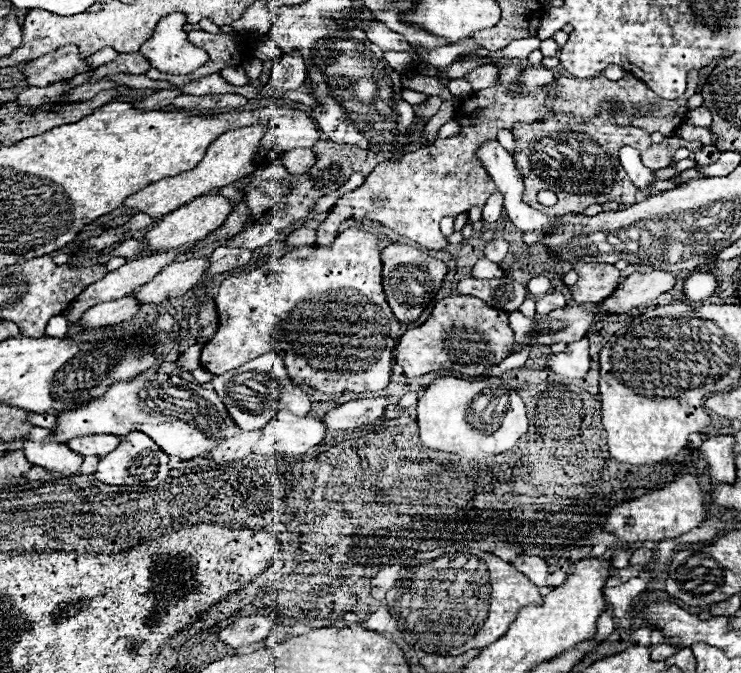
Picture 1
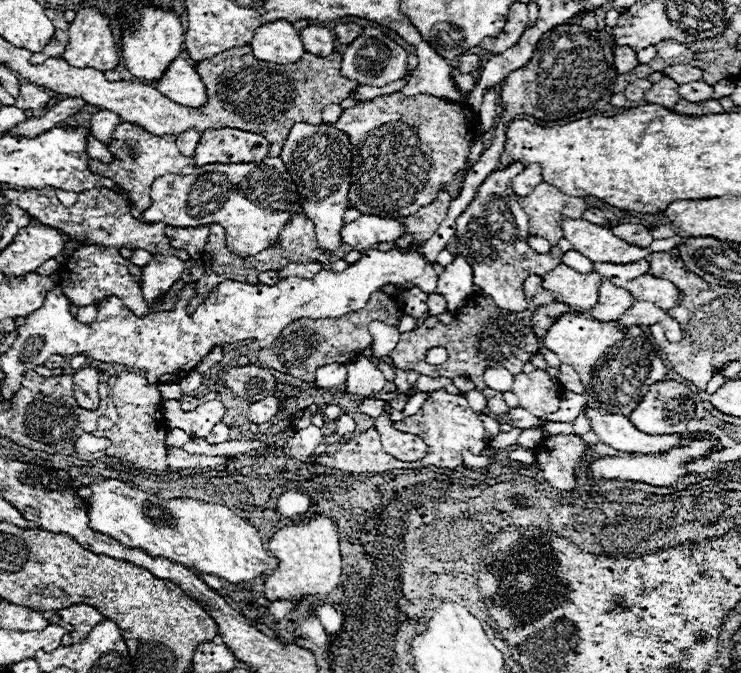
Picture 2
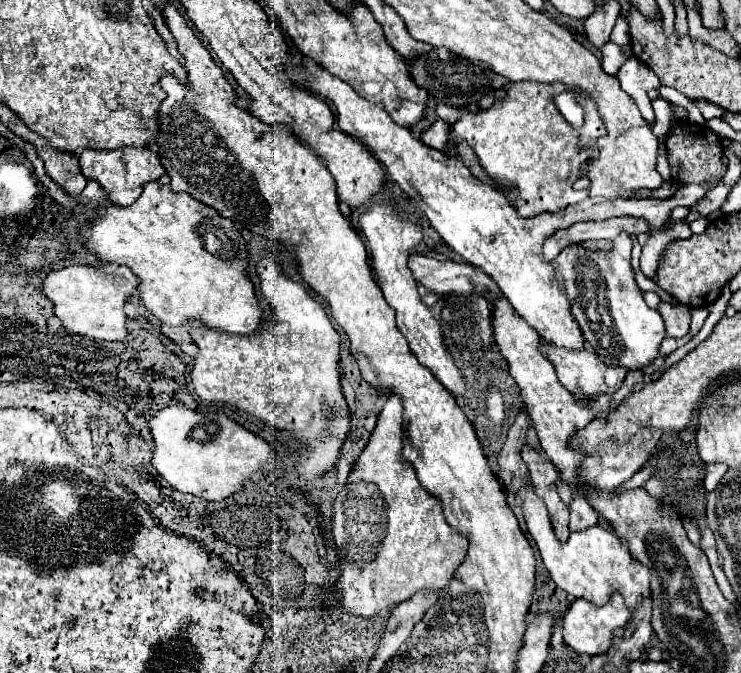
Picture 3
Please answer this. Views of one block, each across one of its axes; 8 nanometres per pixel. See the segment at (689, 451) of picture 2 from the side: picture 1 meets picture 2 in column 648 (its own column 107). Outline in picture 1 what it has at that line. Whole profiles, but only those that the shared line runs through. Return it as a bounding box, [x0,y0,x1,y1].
[96,432,170,486]

